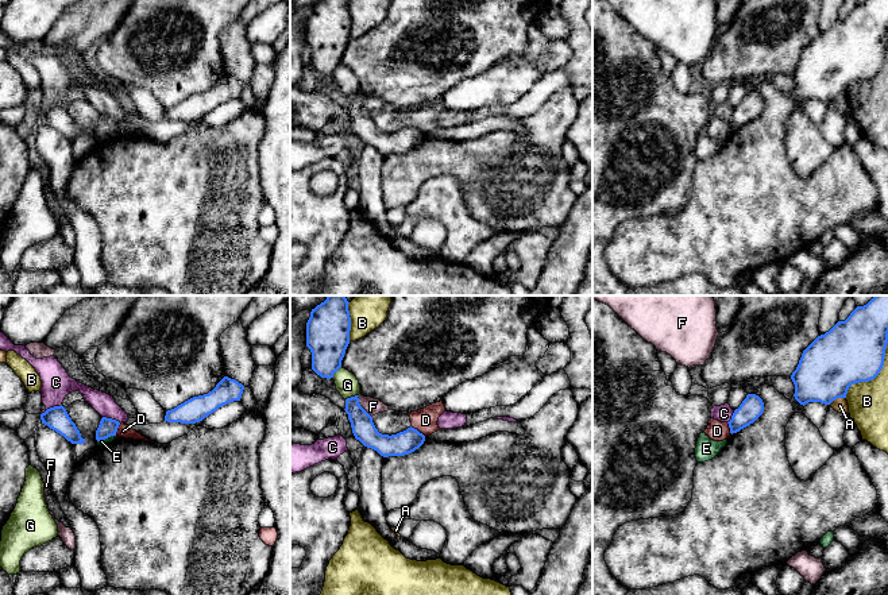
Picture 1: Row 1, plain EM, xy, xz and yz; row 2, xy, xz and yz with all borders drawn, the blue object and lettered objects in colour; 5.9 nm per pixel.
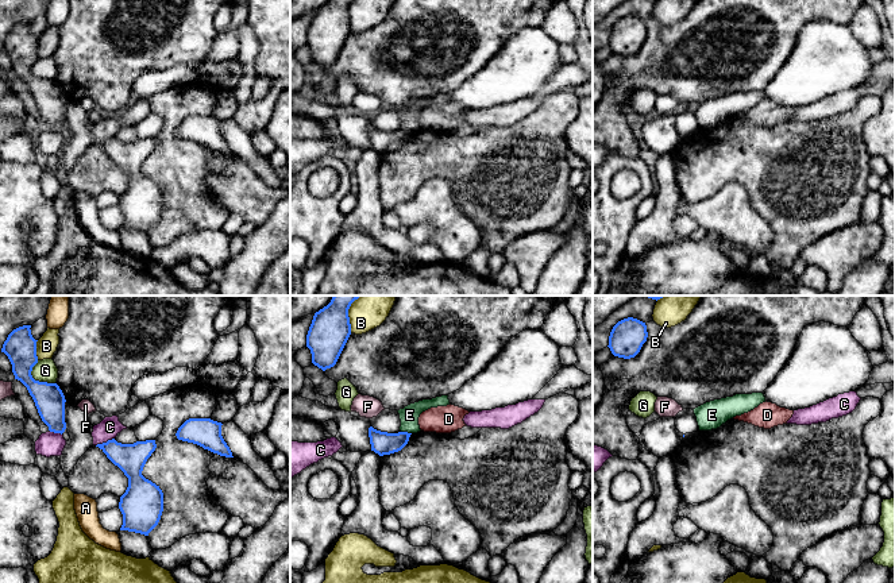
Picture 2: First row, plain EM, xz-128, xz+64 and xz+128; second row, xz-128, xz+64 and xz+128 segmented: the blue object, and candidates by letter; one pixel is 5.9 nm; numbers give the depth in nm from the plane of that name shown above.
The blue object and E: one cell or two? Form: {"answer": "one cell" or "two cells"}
{"answer": "two cells"}

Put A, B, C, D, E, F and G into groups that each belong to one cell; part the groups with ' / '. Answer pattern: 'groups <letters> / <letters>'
groups A / B / C / D / E / F / G

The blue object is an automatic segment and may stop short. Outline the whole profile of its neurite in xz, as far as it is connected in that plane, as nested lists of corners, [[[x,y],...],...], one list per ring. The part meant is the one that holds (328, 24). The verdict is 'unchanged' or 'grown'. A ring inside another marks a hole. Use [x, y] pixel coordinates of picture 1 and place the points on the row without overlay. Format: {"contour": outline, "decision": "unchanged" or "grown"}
{"contour": [[[321,0],[306,20],[306,45],[312,50],[312,67],[331,77],[341,65],[350,42],[350,0]]], "decision": "unchanged"}

